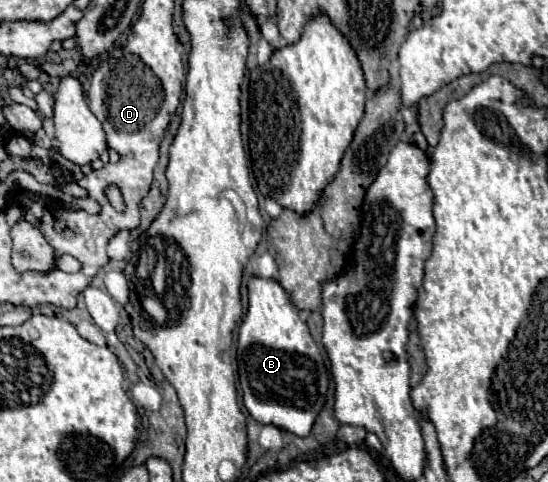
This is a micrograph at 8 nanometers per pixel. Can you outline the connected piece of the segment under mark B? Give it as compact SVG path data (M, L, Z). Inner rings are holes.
M250 277L248 279L248 313L240 325L240 331L238 331L238 377L240 377L240 387L242 387L242 399L244 399L244 407L248 409L248 413L258 421L258 423L264 423L264 425L276 425L278 429L284 429L296 437L306 437L316 421L316 417L320 415L322 407L324 407L324 401L326 401L326 391L328 391L328 371L324 367L324 357L320 353L320 349L316 347L314 339L310 337L308 333L308 325L306 321L300 319L300 313L296 309L296 305L290 301L290 295L284 291L284 287L276 281L276 279L264 279L264 277Z

